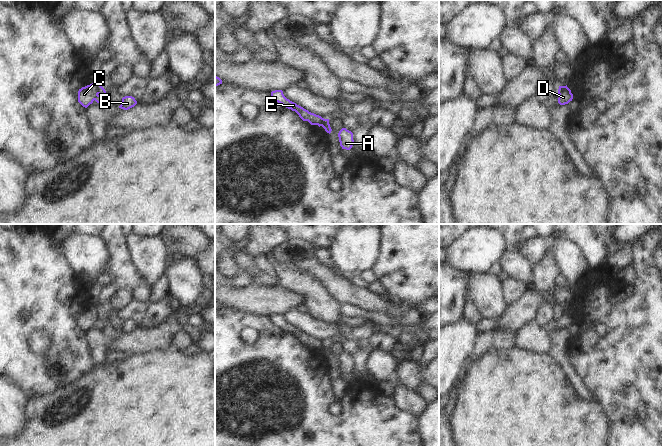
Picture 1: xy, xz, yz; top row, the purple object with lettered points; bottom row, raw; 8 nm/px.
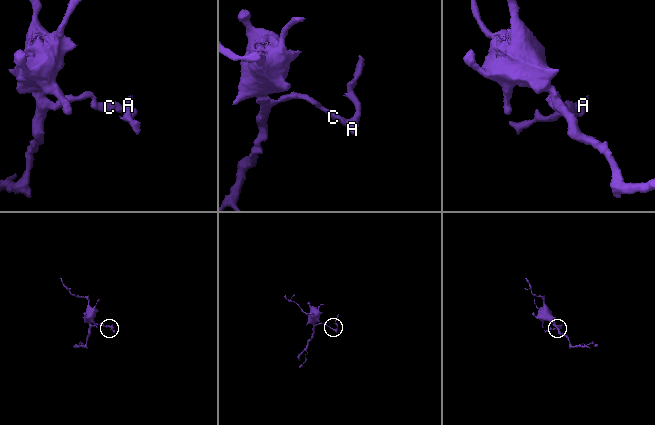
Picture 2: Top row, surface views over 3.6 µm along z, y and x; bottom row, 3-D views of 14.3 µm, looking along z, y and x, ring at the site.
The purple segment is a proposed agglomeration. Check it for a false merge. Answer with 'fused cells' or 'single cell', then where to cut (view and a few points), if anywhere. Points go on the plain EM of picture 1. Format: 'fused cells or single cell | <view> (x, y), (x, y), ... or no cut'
fused cells | xy (102, 311), (94, 323)

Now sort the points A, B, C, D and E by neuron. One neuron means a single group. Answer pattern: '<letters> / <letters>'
A B D / C E

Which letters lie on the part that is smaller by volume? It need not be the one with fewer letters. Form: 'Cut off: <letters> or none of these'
Cut off: A, B, D

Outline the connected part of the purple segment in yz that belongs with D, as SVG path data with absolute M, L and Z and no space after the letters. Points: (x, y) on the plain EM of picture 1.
M567 309L561 310L558 313L558 318L559 318L558 327L560 329L568 328L573 323L573 318L571 317L571 314L567 311Z

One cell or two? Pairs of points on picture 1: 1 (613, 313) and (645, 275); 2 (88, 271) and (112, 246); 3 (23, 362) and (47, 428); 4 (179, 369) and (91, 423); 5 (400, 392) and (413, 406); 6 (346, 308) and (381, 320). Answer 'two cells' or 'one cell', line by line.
1: one cell
2: two cells
3: two cells
4: one cell
5: one cell
6: one cell

